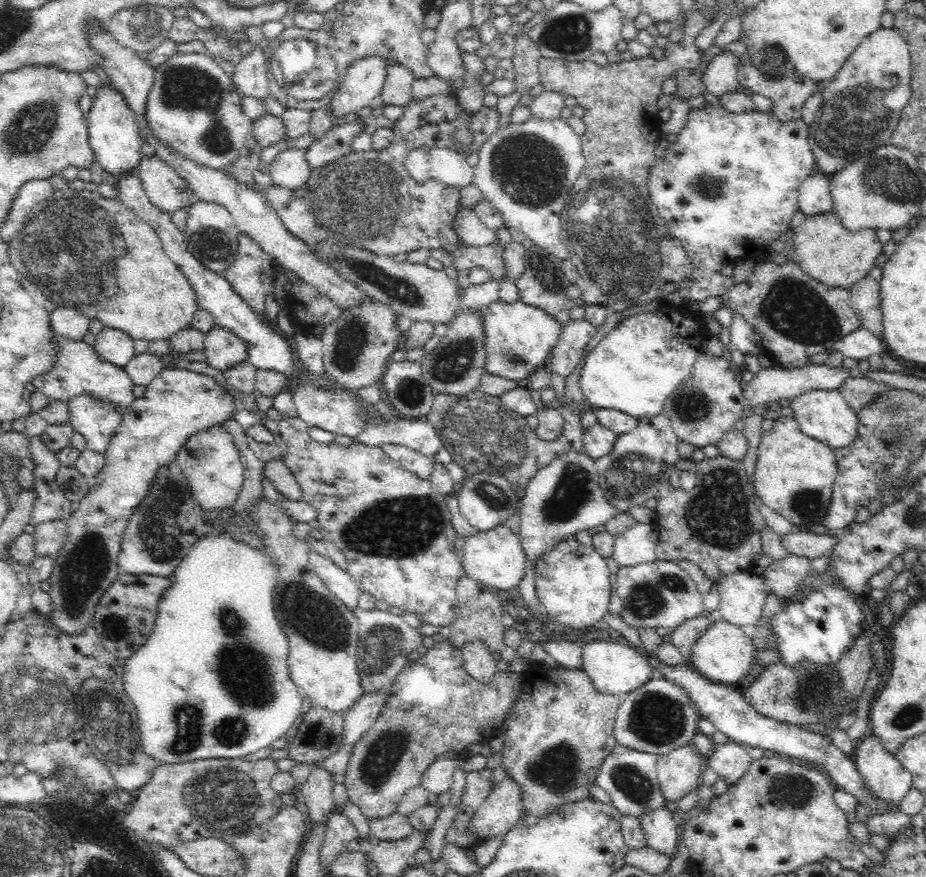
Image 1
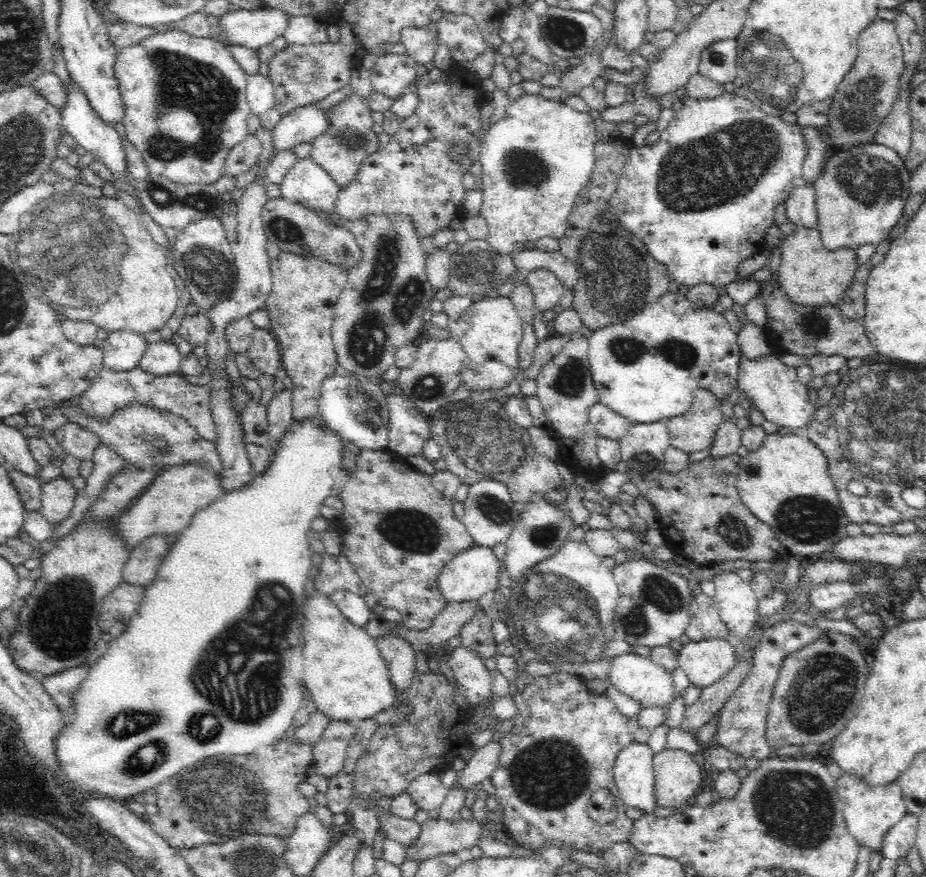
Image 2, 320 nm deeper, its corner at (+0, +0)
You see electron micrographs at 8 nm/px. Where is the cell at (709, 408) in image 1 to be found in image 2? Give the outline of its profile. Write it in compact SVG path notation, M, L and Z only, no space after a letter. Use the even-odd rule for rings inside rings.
M696 390L690 410L666 421L669 443L687 455L704 450L723 422L721 402L708 390Z

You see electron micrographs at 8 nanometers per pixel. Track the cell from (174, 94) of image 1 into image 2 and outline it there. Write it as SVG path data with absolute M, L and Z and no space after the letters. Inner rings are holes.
M170 26L164 32L155 32L153 35L142 38L140 42L120 48L117 50L117 57L114 58L114 76L118 79L118 89L121 90L122 103L124 103L124 118L122 124L128 140L138 149L147 166L148 174L164 176L166 179L180 185L207 184L213 185L221 176L225 169L226 156L231 149L240 145L247 137L246 120L250 116L251 110L247 103L247 74L236 62L230 52L231 46L214 39L212 36L198 38L190 36L185 32Z

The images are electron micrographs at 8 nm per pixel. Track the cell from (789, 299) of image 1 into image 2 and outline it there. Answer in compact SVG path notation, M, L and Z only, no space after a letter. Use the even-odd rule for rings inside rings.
M768 286L762 290L763 304L766 307L768 326L772 334L780 340L786 352L801 357L840 355L844 359L862 358L868 362L879 362L881 355L871 346L866 337L863 320L846 318L836 305L807 307L794 303L780 286Z

